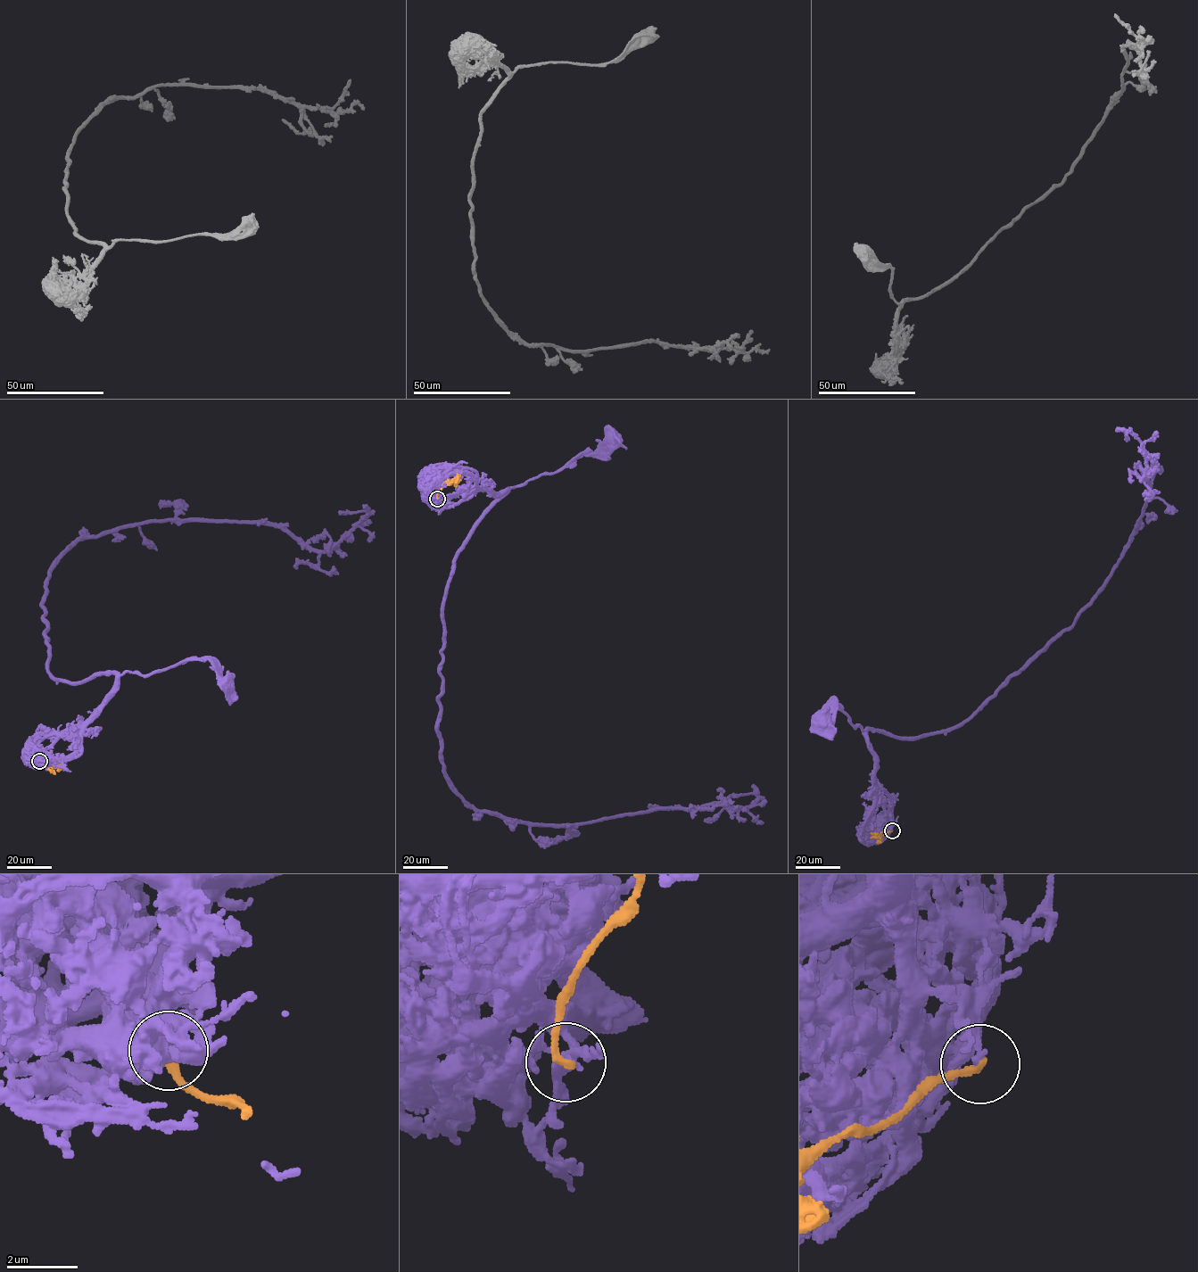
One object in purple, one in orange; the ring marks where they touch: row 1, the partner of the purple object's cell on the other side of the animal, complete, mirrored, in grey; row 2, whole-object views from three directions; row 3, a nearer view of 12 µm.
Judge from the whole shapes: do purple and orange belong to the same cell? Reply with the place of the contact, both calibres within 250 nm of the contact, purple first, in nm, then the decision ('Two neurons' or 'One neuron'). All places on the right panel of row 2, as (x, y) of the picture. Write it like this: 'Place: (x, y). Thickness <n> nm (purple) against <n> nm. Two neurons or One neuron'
Place: (892, 830). Thickness 190 nm (purple) against 220 nm. Two neurons

